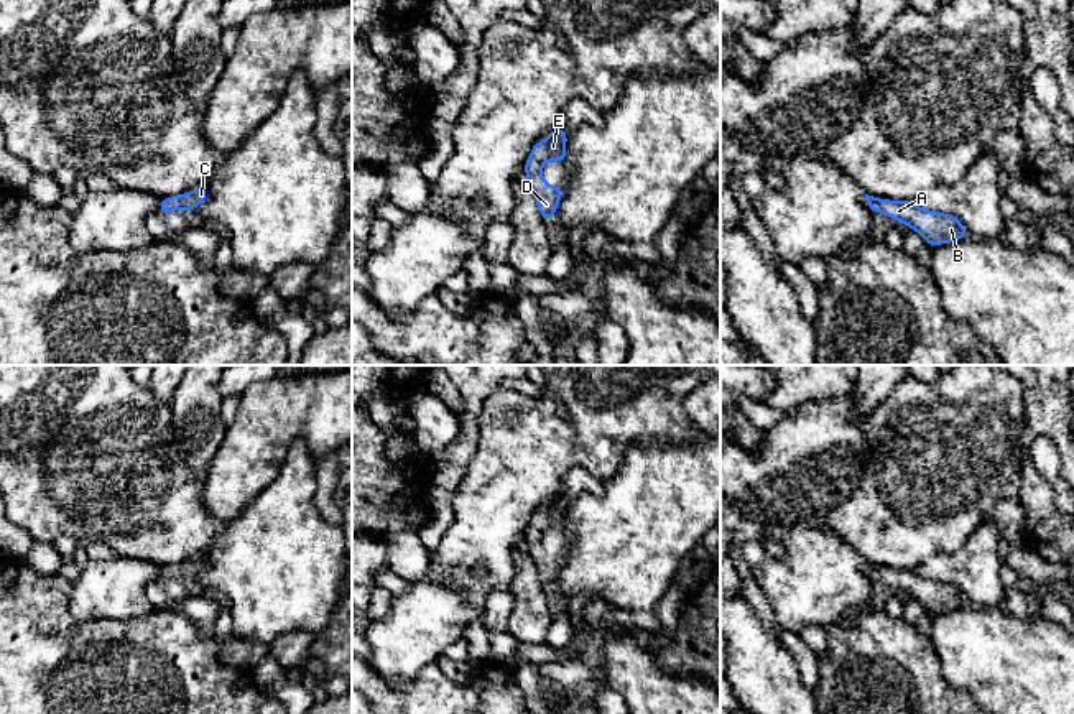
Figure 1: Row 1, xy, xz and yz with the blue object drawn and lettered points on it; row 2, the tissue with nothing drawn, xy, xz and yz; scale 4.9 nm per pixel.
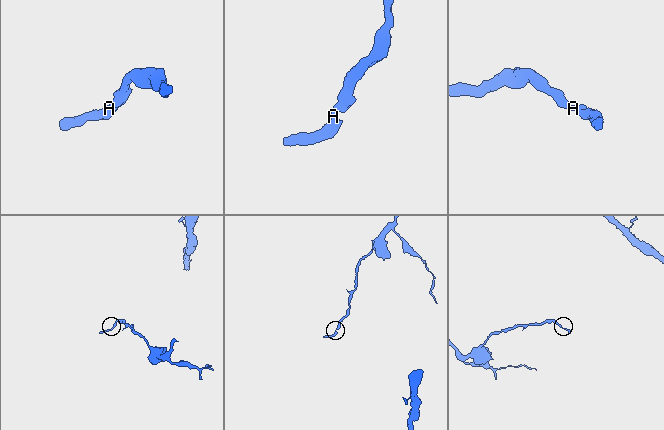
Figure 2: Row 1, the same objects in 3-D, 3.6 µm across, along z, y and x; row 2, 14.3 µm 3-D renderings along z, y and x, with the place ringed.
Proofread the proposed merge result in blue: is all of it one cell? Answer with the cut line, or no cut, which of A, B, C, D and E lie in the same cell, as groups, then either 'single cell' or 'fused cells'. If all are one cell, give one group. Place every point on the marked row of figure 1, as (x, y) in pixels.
no cut | A B C D E | single cell

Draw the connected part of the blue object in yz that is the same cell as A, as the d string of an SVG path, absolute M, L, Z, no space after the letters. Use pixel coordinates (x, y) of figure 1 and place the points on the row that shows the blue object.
M865 194L865 199L873 214L883 212L898 222L905 222L910 229L919 232L928 245L951 243L969 234L956 216L921 209L911 199L895 202L868 194Z

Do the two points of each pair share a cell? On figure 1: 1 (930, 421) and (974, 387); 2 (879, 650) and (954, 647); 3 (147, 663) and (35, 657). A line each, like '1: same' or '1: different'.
1: same
2: different
3: same

